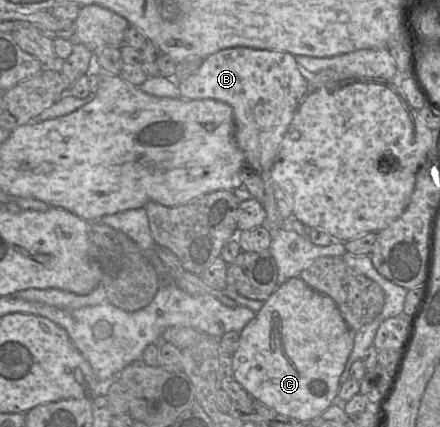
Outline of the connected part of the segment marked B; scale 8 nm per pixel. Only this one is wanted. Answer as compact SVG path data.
M234 46L221 49L203 58L201 66L180 82L180 97L186 100L214 99L228 104L233 110L234 137L236 144L245 156L246 165L254 169L264 183L262 205L266 212L266 220L262 226L268 230L283 229L284 218L278 211L274 198L274 182L272 167L280 145L305 97L308 94L307 75L301 70L295 56L277 50Z

